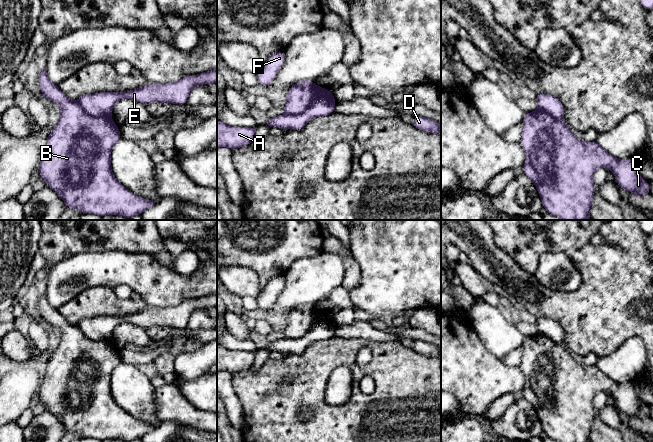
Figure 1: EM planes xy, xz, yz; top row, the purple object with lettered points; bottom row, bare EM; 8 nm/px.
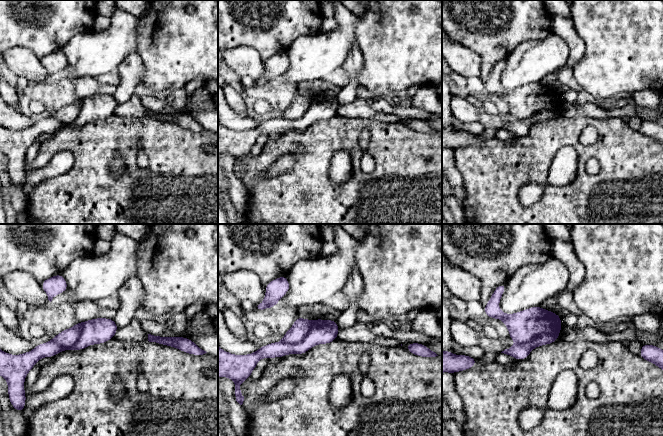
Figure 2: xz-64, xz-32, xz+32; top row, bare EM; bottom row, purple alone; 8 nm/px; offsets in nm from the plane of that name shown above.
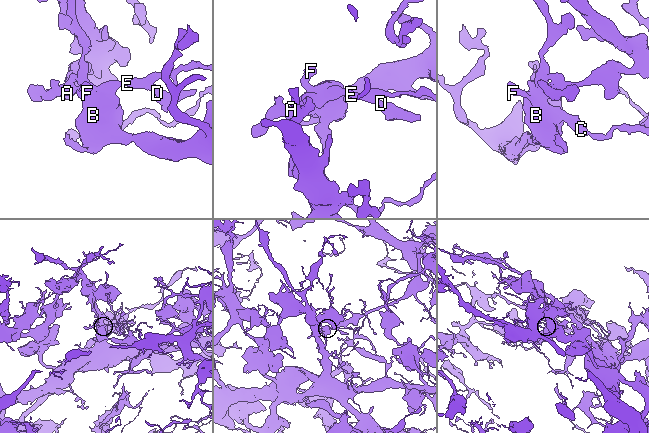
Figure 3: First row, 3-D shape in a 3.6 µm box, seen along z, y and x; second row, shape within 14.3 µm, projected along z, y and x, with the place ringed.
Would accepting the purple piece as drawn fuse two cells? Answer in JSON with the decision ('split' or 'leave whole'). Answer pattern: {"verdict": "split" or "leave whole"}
{"verdict": "split"}

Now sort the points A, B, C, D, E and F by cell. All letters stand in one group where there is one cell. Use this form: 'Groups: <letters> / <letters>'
Groups: A D E / B C F

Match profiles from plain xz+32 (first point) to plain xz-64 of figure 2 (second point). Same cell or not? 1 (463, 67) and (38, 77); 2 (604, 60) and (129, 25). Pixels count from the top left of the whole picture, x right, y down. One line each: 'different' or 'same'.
1: same
2: different

